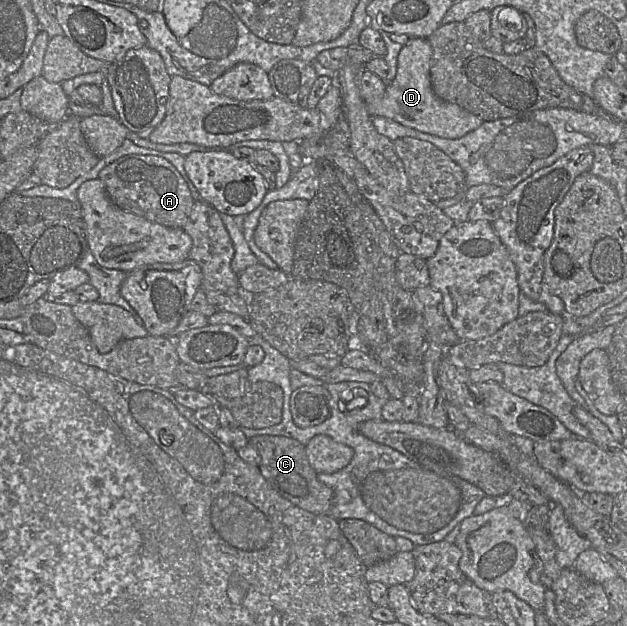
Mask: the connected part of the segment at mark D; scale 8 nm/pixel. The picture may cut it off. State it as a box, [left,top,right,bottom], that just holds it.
[367,38,483,139]

